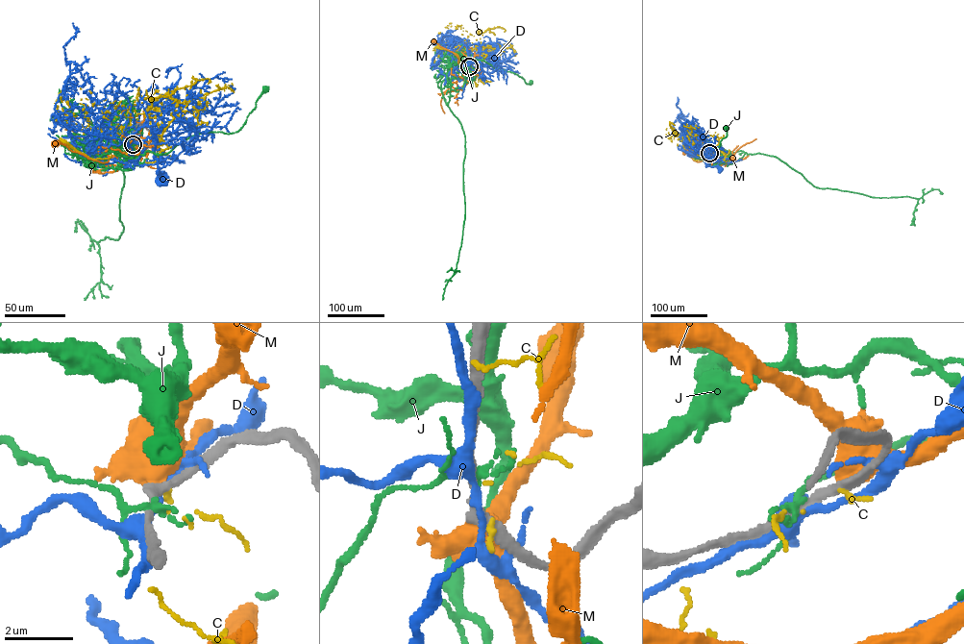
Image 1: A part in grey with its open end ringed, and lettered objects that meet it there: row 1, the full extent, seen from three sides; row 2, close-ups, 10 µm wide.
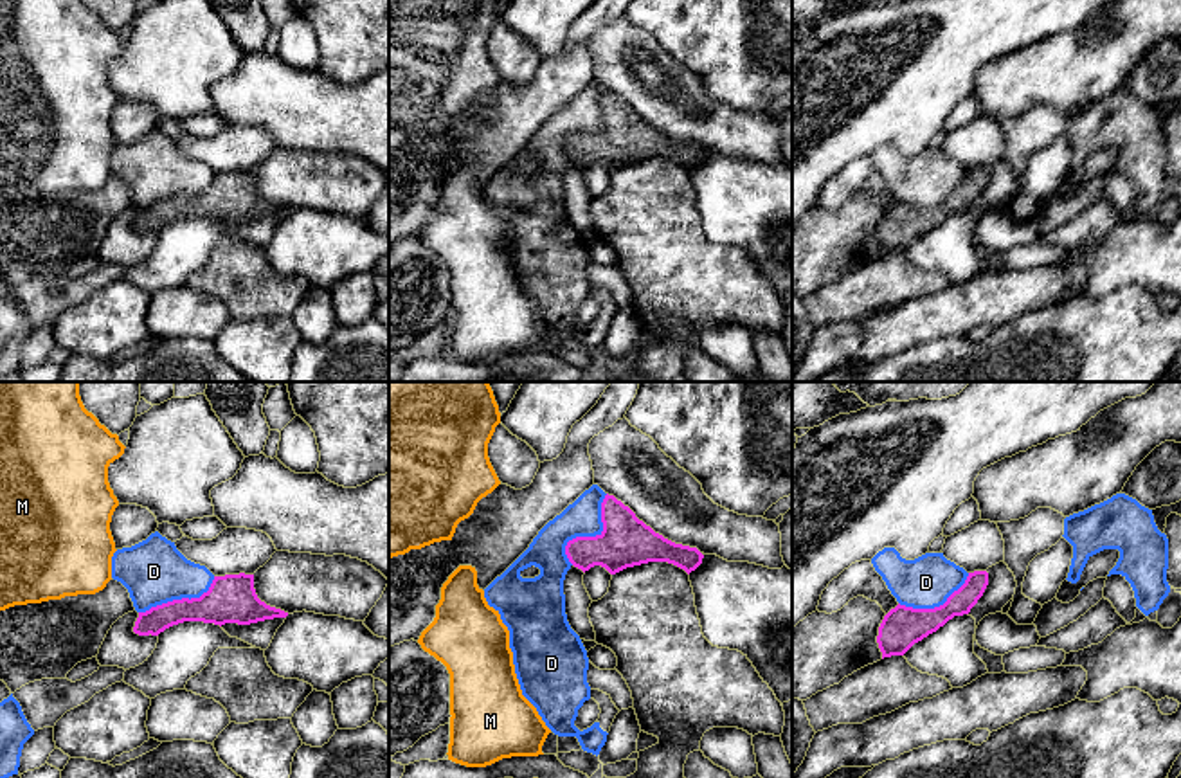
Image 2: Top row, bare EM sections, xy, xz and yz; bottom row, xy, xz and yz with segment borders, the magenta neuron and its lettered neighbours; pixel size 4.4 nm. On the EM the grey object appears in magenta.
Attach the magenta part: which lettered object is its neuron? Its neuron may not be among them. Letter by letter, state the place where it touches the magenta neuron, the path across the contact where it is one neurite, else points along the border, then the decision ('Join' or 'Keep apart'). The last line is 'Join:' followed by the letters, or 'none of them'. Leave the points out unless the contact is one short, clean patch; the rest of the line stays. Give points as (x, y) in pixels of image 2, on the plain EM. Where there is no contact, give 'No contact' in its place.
C: No contact. Keep apart
D: Touches magenta at xz (591, 134). Keep apart
J: No contact. Keep apart
M: No contact. Keep apart
Join: none of them

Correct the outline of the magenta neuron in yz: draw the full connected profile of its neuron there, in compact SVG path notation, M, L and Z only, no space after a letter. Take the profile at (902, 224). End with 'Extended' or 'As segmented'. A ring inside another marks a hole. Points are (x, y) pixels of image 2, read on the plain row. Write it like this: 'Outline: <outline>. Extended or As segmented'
Outline: M987 167L969 169L965 180L947 198L934 205L897 202L880 223L877 240L884 254L904 252L915 240L936 229L954 213L969 211L988 182Z. As segmented

